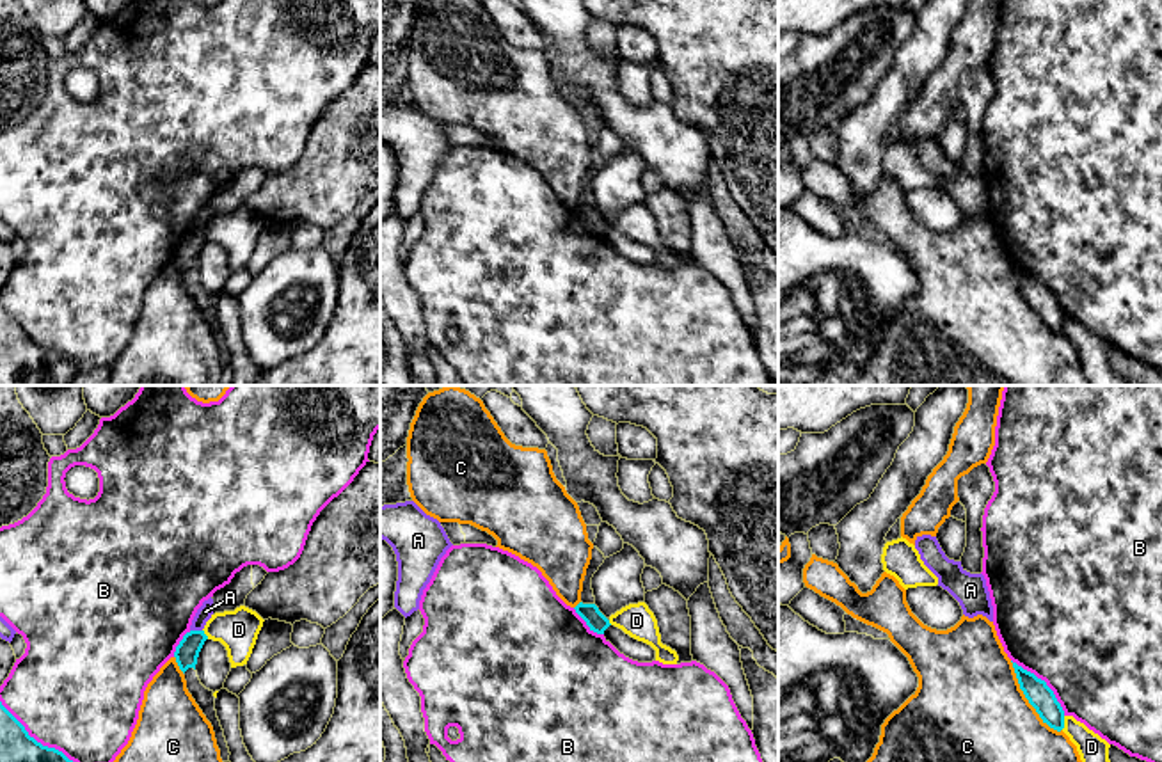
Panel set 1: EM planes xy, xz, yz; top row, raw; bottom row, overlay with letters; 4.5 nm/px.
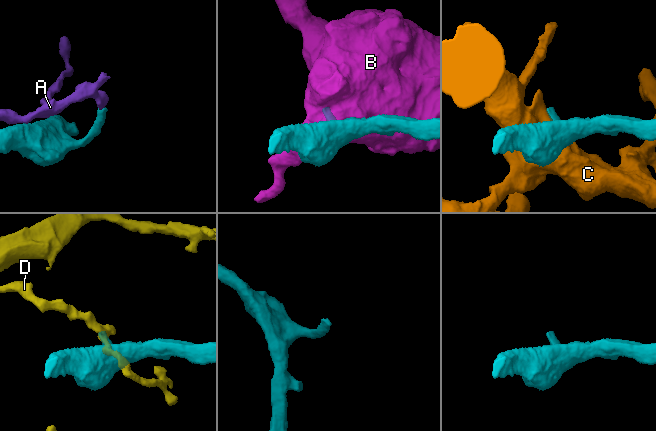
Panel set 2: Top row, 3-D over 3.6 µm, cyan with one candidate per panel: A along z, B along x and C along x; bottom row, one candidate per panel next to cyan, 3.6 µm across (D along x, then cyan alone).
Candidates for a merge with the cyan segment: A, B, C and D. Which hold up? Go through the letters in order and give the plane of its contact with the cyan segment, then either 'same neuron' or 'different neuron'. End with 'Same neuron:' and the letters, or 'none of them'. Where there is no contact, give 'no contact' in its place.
A: xy | different neuron
B: xy | different neuron
C: yz | different neuron
D: yz | different neuron
Same neuron: none of them

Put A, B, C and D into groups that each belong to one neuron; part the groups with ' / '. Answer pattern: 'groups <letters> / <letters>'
groups A / B / C / D

